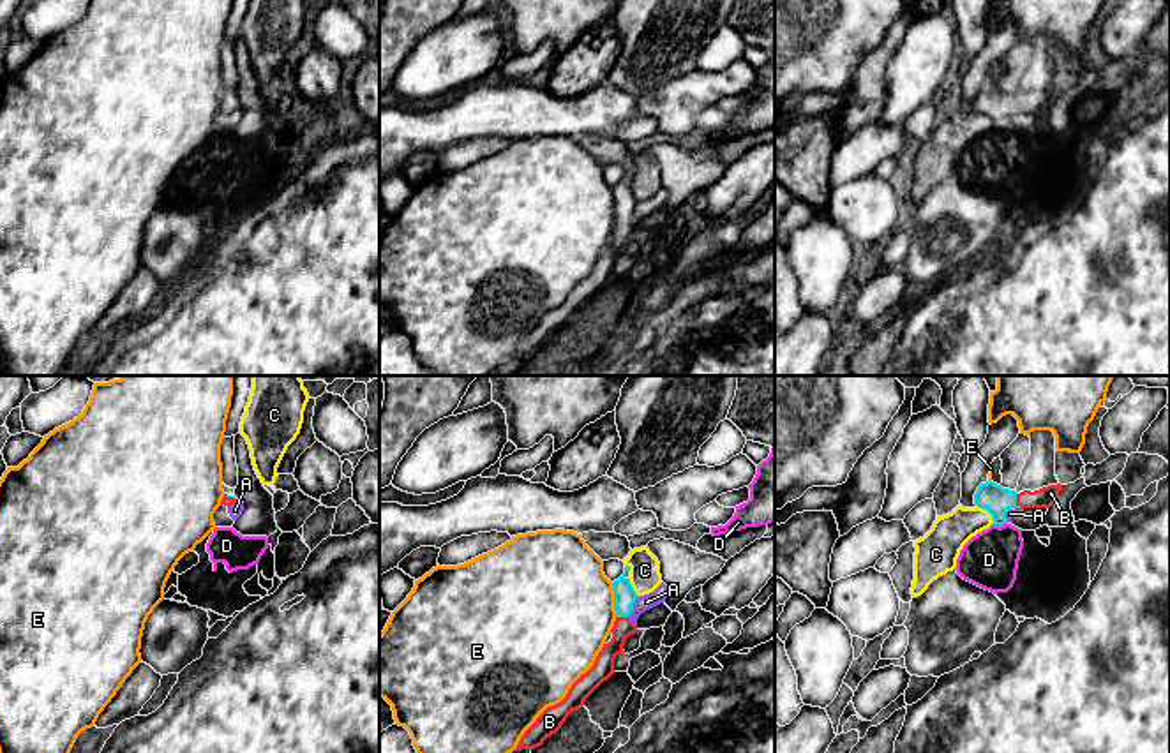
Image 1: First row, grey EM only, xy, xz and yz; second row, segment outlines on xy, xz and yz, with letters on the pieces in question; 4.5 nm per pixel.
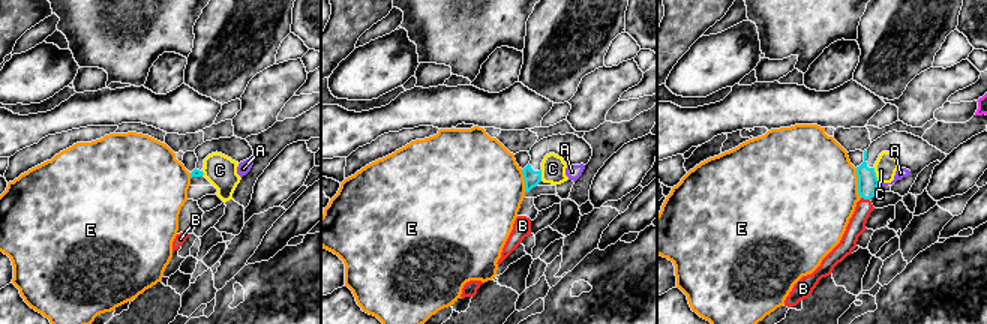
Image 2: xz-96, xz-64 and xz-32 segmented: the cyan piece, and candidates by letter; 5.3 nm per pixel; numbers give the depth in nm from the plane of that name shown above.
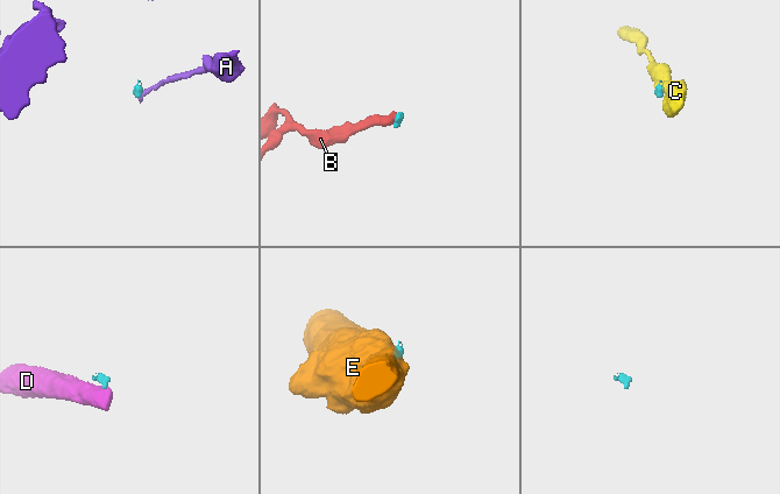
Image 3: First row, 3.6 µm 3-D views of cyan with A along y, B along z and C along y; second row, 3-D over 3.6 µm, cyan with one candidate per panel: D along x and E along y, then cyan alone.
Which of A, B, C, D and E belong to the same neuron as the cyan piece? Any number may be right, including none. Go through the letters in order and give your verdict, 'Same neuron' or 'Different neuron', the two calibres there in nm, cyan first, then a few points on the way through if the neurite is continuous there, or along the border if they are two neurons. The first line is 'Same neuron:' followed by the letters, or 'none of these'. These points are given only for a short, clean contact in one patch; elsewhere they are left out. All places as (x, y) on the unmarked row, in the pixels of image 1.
Same neuron: B
A: Different neuron. Thickness 100 nm (cyan) against 70 nm. Boundary: xz (637, 201), (627, 221)
B: Same neuron. Thickness 140 nm (cyan) against 90 nm. Path across: yz (997, 106), (1015, 104), (1043, 103)
C: Different neuron. Thickness 140 nm (cyan) against 170 nm. Boundary: yz (976, 110), (994, 127)
D: Different neuron. Thickness 140 nm (cyan) against 260 nm. Boundary: yz (1006, 127), (992, 129)
E: Different neuron. Thickness 100 nm (cyan) against 500 nm. Boundary: xz (611, 187), (618, 221)

